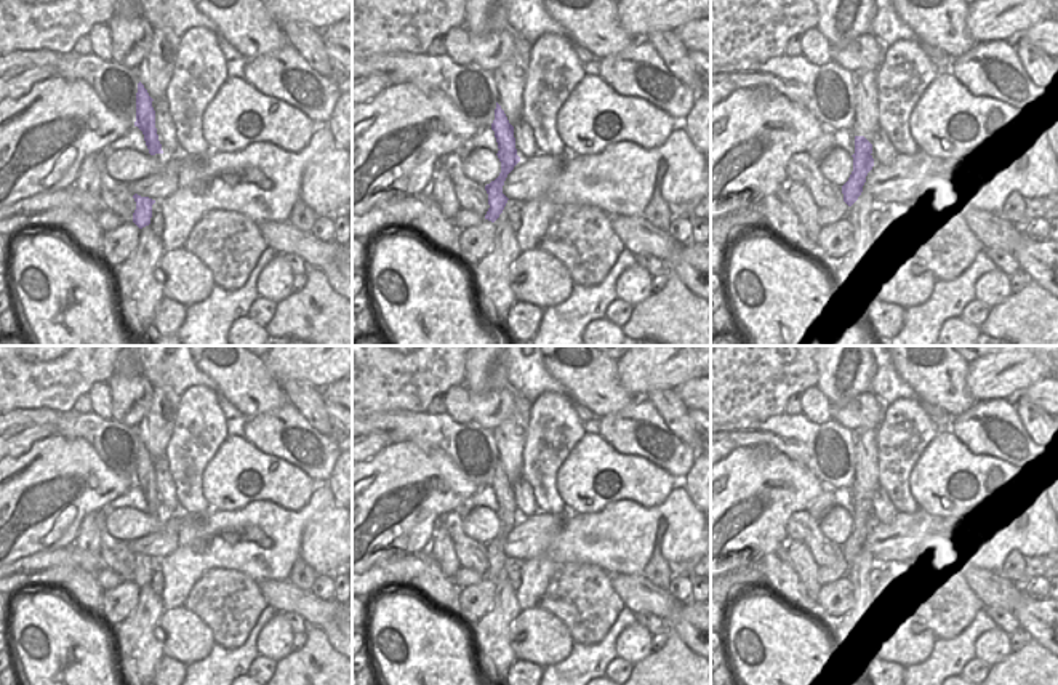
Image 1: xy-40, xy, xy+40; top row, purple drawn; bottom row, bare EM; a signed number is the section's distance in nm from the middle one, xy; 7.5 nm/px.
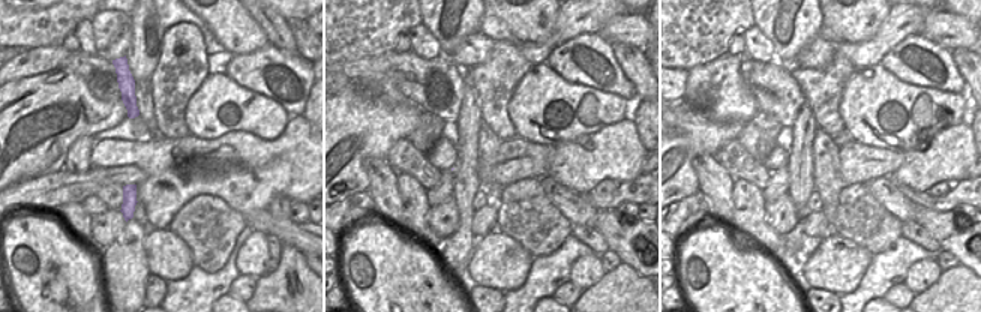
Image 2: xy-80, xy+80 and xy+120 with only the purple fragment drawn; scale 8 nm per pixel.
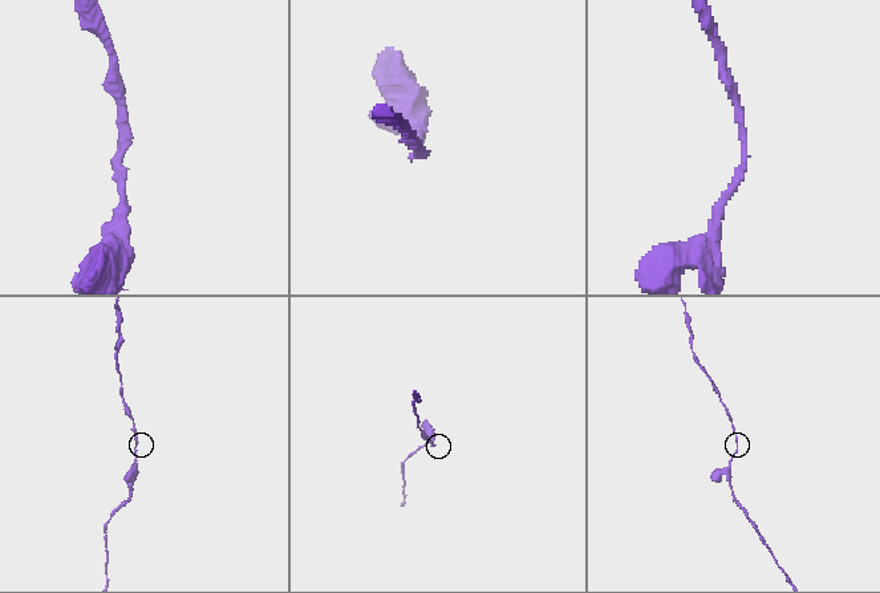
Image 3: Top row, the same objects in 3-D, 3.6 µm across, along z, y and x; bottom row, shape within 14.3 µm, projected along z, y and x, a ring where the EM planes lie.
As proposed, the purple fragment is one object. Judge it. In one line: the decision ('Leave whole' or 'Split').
Leave whole.

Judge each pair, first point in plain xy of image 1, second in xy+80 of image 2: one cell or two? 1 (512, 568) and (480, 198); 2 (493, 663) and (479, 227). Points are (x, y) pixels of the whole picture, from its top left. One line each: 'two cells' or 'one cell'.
1: one cell
2: two cells

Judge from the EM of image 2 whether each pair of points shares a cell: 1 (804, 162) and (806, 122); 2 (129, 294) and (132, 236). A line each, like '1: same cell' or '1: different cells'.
1: same cell
2: same cell

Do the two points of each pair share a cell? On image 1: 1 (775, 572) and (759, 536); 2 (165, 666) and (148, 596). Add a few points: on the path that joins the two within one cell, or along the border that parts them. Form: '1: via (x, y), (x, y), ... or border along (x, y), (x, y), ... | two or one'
1: border along (785, 543), (759, 559) | two
2: border along (164, 655), (156, 668) | two

